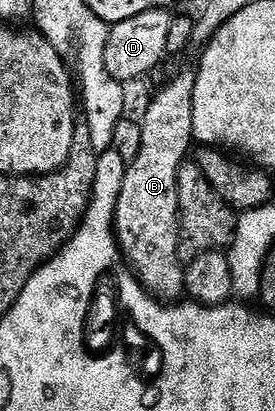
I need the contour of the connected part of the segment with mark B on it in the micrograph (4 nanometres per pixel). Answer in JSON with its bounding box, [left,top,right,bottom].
[114,71,195,302]

